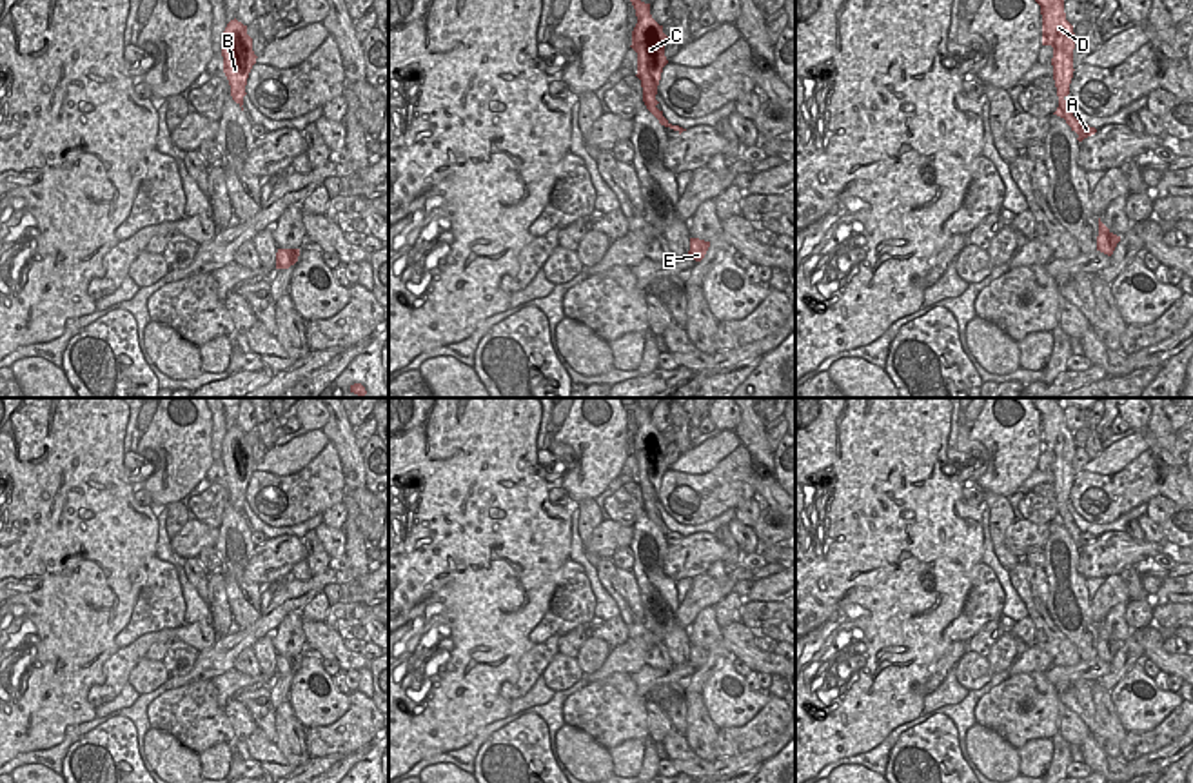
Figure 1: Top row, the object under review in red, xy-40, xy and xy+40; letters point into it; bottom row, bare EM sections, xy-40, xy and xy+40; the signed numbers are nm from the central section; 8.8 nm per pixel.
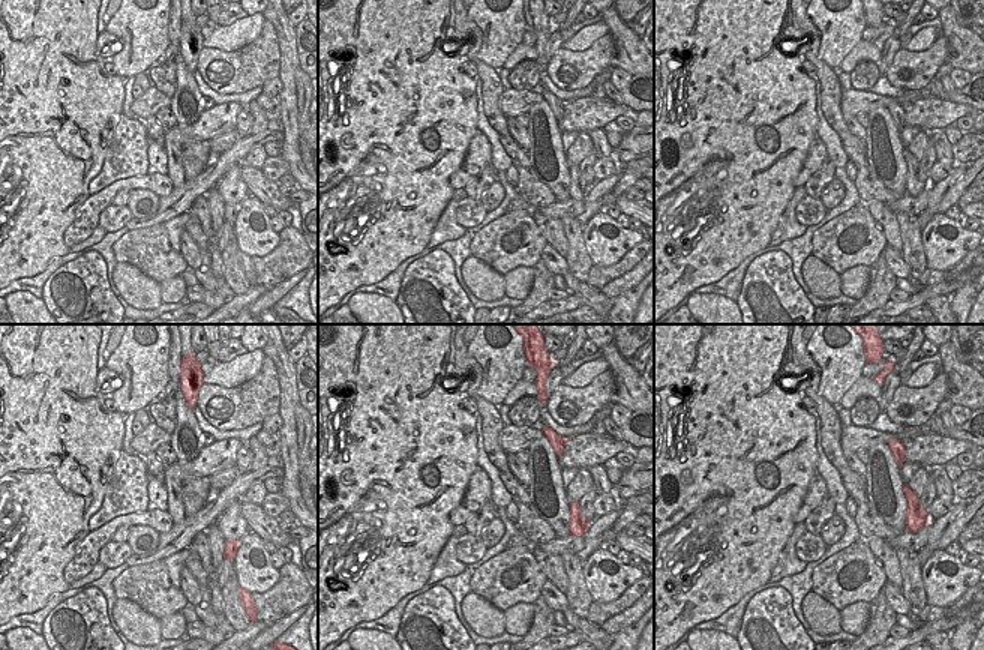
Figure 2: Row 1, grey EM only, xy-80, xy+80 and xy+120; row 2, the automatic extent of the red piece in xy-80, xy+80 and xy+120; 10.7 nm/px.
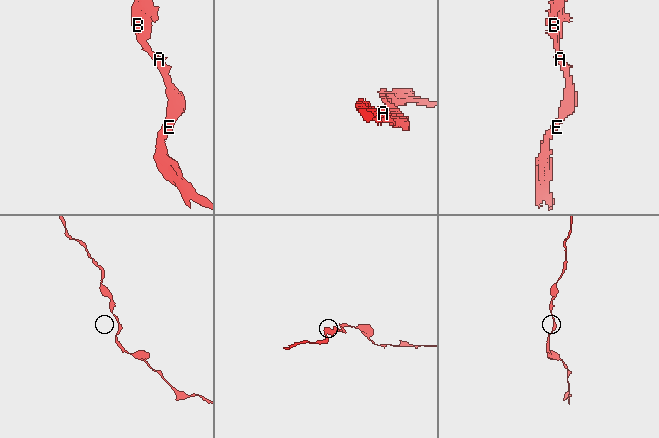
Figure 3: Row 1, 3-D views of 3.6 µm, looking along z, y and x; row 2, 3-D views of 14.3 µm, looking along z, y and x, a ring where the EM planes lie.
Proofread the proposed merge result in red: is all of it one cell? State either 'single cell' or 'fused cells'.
single cell

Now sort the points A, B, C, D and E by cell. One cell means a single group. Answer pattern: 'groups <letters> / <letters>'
groups A B C D E

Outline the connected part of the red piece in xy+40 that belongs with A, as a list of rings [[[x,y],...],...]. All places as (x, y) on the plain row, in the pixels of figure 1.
[[[1030,398],[1035,409],[1040,412],[1042,421],[1042,452],[1053,454],[1053,487],[1059,503],[1059,514],[1053,521],[1066,527],[1066,530],[1079,541],[1079,549],[1097,540],[1095,534],[1082,532],[1075,523],[1068,509],[1070,491],[1073,485],[1073,456],[1077,443],[1073,432],[1066,427],[1064,403],[1053,398]]]

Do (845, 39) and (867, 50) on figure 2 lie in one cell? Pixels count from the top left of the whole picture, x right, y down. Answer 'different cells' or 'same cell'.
different cells

